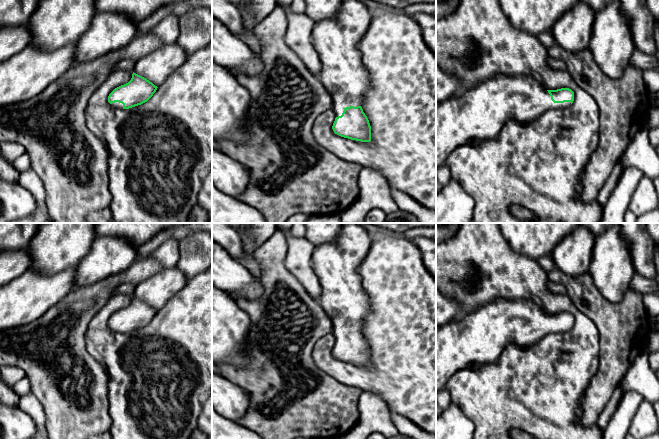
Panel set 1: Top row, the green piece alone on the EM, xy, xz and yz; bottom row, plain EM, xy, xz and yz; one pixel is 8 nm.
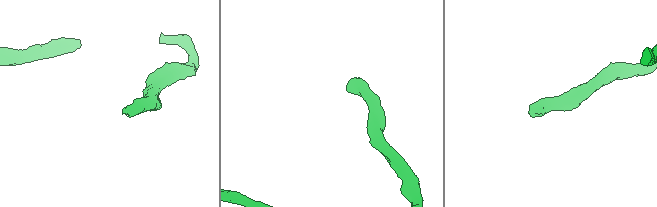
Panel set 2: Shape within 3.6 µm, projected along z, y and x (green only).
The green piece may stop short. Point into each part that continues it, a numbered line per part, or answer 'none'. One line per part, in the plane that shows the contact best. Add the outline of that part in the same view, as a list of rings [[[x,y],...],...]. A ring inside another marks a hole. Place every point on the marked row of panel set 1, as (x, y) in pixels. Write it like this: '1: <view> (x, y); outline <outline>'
1: yz (478, 114); outline [[[495,75],[472,89],[436,104],[436,169],[461,145],[495,139],[510,121],[530,123],[545,111],[564,109],[571,102],[554,103],[547,89],[532,76]]]

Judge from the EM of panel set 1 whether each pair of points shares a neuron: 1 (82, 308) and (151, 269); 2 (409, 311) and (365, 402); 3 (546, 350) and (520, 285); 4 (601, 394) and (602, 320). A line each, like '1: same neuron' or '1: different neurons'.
1: same neuron
2: different neurons
3: same neuron
4: same neuron

